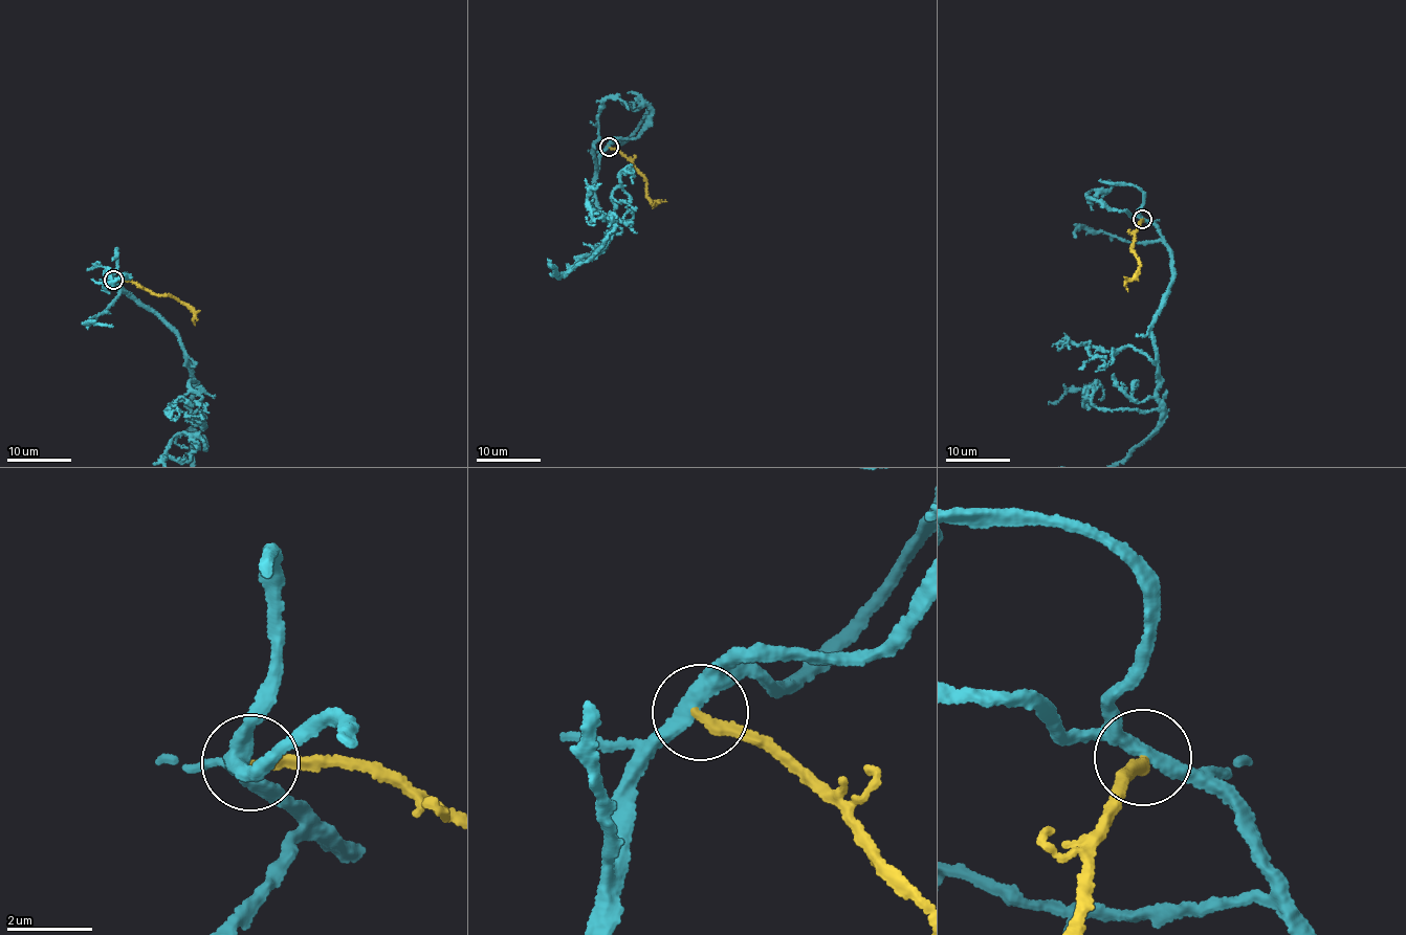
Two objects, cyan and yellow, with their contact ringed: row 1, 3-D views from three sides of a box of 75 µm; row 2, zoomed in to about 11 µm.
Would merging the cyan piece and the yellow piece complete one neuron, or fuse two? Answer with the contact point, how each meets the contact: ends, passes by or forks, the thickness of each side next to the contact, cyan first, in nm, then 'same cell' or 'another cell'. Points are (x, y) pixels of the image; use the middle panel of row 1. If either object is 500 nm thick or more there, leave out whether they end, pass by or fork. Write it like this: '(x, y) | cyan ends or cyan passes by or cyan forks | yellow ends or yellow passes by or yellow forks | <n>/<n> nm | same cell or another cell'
(609, 147) | cyan forks | yellow ends | 280/280 nm | another cell

